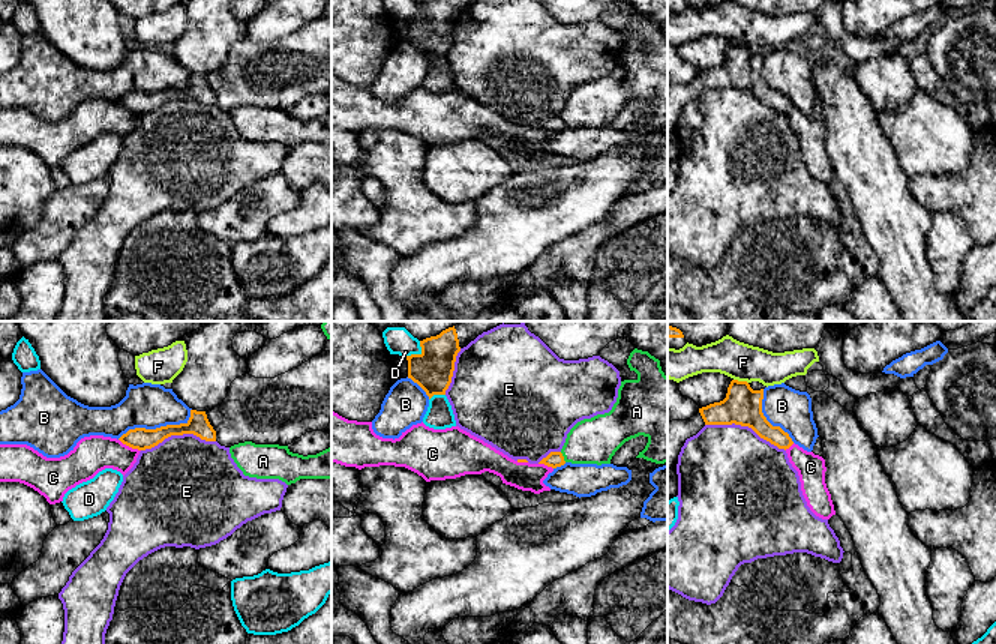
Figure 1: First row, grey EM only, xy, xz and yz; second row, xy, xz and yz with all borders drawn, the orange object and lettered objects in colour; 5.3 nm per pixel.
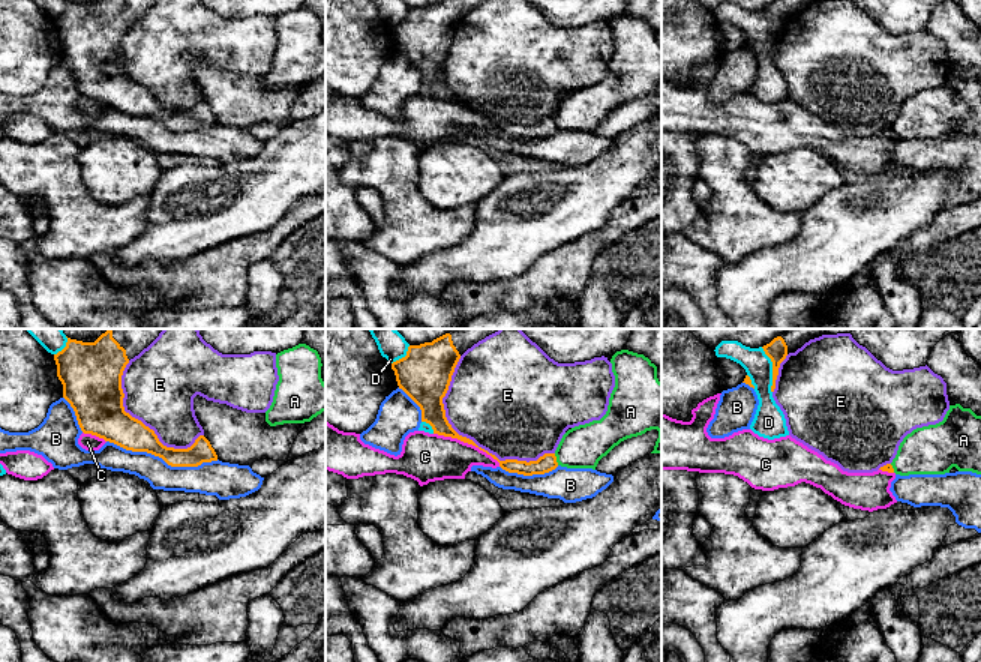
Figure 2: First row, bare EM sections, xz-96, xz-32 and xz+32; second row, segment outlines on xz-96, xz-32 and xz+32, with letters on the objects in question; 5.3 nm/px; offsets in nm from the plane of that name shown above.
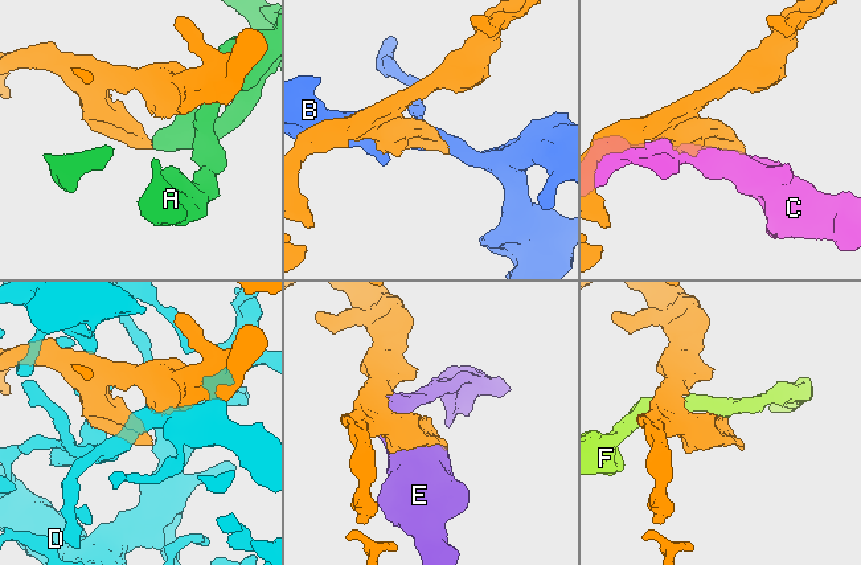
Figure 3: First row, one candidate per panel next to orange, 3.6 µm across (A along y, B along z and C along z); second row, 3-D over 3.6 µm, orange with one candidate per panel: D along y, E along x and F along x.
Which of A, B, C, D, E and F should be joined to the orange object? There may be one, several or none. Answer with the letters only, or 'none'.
none

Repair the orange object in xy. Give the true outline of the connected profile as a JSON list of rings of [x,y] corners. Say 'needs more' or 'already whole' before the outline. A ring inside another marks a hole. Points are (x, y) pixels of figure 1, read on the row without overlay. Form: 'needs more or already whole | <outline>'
already whole | [[[190,74],[190,81],[186,87],[166,89],[156,93],[135,92],[129,93],[118,104],[138,114],[146,114],[158,110],[171,99],[194,98],[206,105],[216,105],[216,95],[210,89],[206,75]]]

